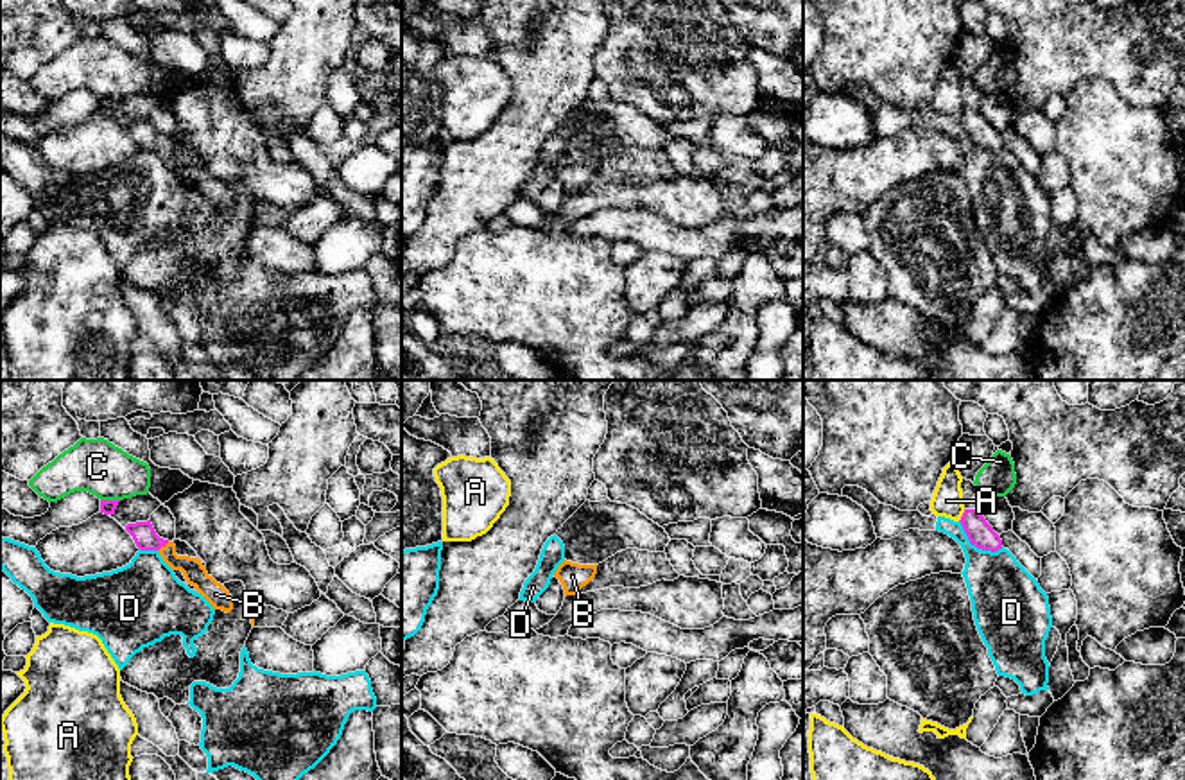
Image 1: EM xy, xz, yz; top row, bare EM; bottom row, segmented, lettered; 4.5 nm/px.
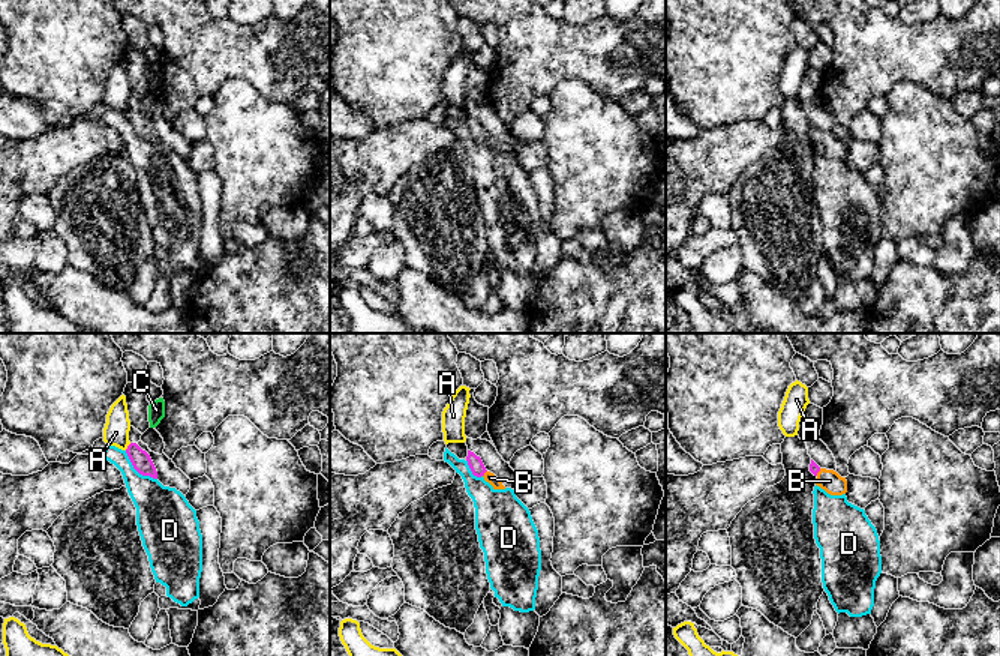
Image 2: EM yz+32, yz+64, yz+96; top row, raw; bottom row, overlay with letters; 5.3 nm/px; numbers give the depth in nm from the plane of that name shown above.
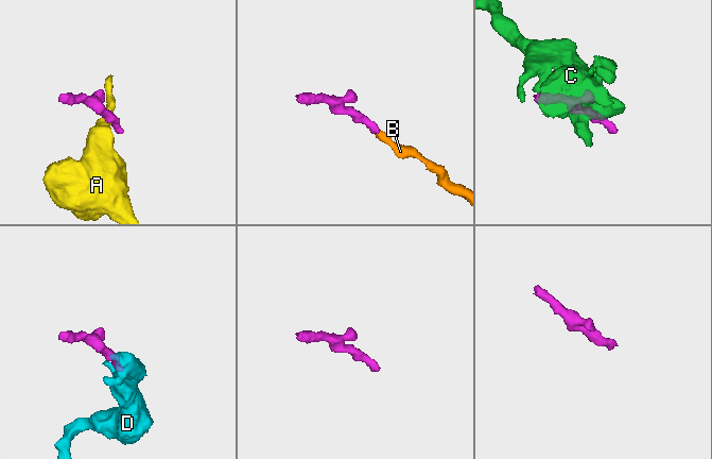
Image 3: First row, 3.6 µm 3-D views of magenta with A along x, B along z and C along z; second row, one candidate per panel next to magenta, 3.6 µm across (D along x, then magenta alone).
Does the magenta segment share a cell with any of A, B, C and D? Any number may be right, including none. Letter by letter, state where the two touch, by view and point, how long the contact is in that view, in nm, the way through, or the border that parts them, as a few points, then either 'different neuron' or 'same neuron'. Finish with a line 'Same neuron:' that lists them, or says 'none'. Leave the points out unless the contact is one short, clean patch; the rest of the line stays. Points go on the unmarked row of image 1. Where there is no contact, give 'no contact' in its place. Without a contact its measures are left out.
A: contact yz (963, 113); length 70 nm; border yz (965, 108), (958, 119); different neuron
B: contact xy (164, 144); length 70 nm; way xy (144, 133), (164, 144), (178, 160), (192, 167); same neuron
C: contact xy (110, 99); length 90 nm; different neuron
D: contact yz (976, 144); length 240 nm; border yz (960, 119), (967, 137), (977, 146), (992, 149), (1003, 146); different neuron
Same neuron: B

